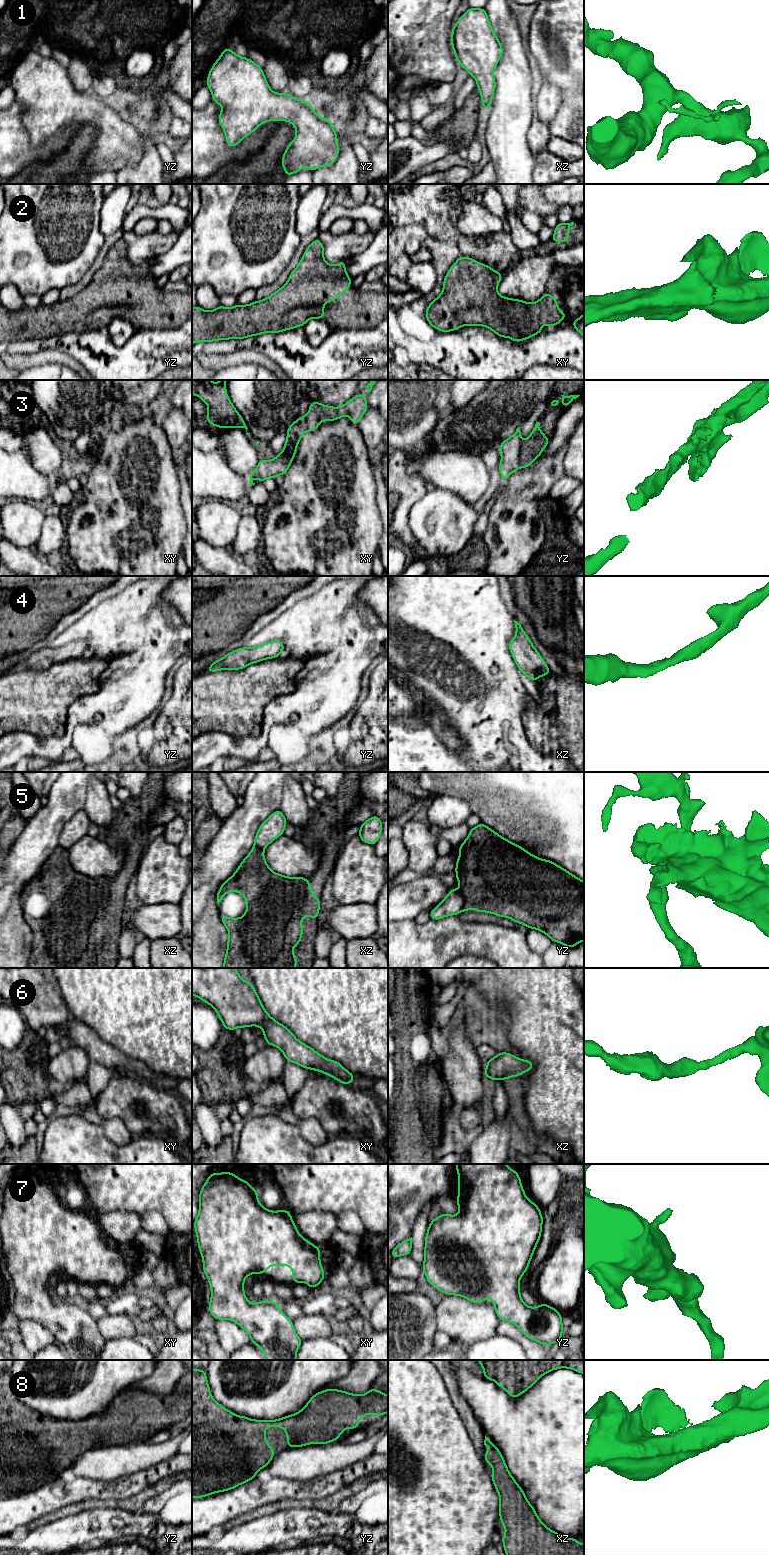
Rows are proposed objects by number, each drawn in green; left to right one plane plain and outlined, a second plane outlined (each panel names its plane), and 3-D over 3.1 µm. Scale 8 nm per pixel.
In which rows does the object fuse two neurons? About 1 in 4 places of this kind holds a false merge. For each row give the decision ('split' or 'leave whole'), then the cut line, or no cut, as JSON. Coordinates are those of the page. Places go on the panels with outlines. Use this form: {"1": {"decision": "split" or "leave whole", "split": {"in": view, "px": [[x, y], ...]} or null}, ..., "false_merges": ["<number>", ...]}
{"1": {"decision": "leave whole", "split": null}, "2": {"decision": "leave whole", "split": null}, "3": {"decision": "split", "split": {"in": "yz", "px": [[523, 441], [519, 454], [520, 466]]}}, "4": {"decision": "leave whole", "split": null}, "5": {"decision": "split", "split": {"in": "yz", "px": [[459, 888], [463, 898], [463, 909]]}}, "6": {"decision": "leave whole", "split": null}, "7": {"decision": "leave whole", "split": null}, "8": {"decision": "leave whole", "split": null}, "false_merges": ["3", "5"]}

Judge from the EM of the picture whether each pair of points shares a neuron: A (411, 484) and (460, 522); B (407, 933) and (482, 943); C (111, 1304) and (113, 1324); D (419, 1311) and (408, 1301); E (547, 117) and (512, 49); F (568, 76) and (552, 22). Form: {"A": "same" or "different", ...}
{"A": "different", "B": "same", "C": "different", "D": "same", "E": "different", "F": "same"}

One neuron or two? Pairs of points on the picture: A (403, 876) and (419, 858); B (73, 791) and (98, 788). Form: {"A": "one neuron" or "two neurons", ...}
{"A": "two neurons", "B": "two neurons"}

